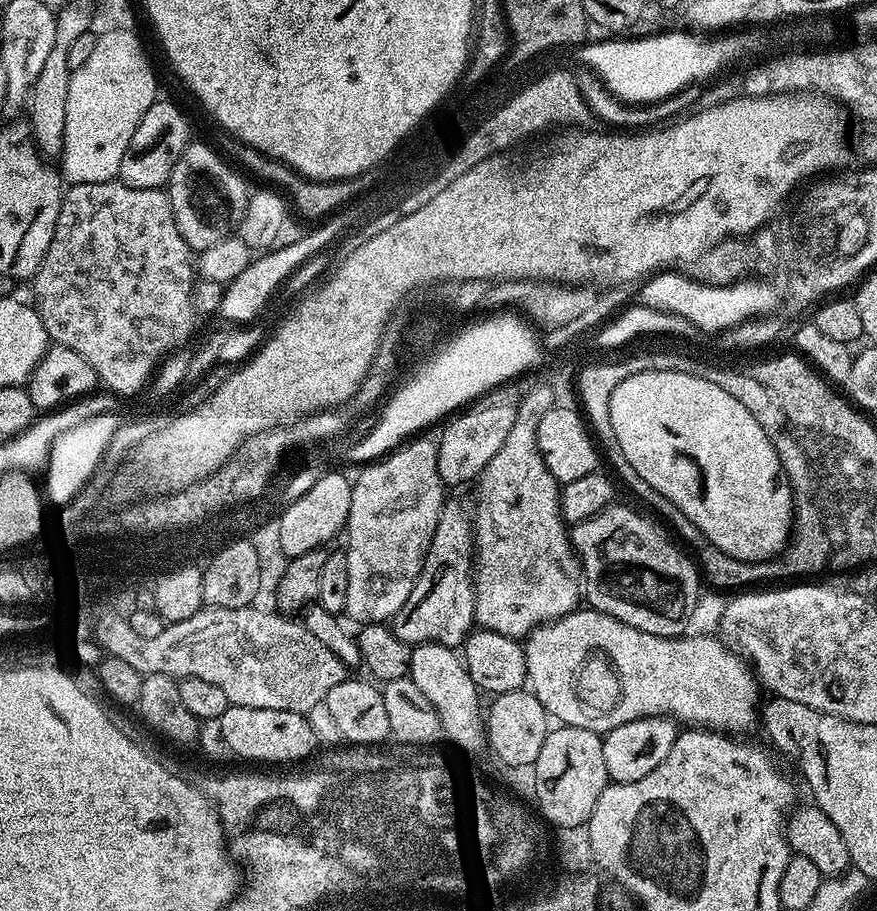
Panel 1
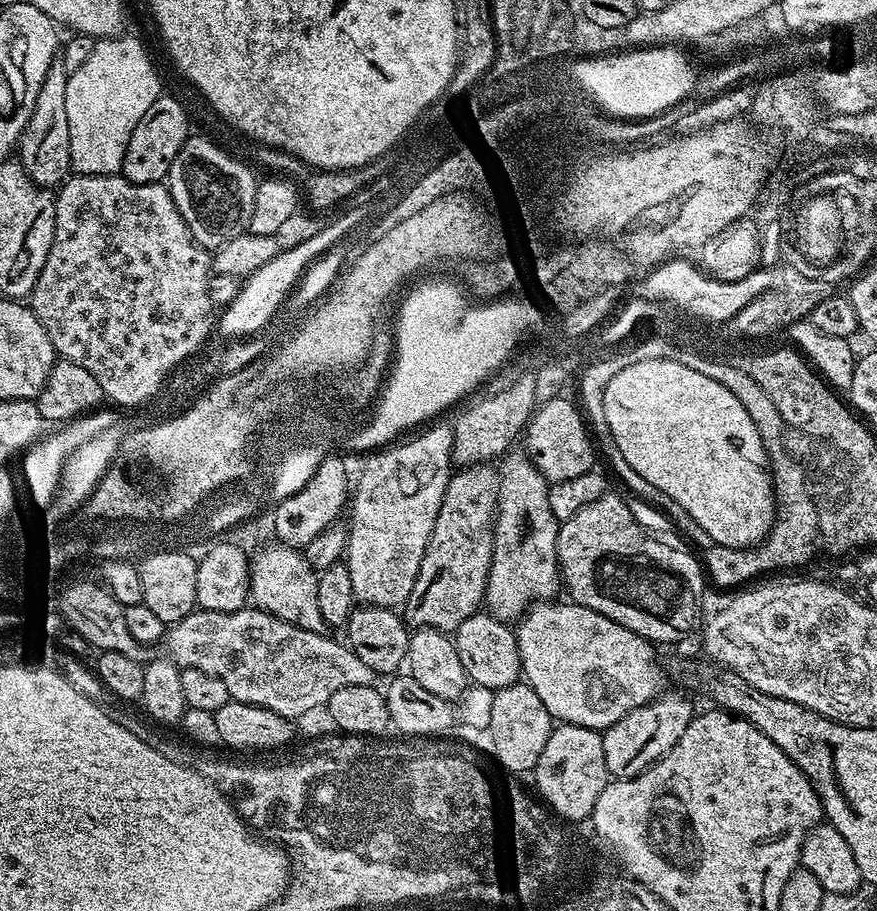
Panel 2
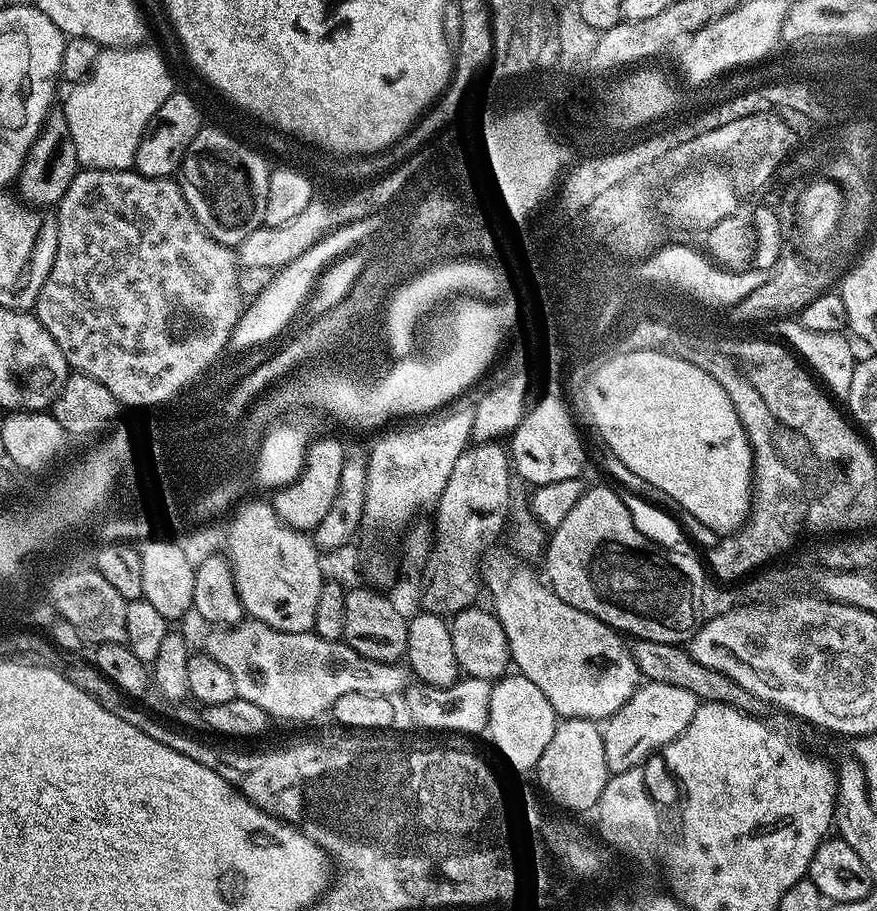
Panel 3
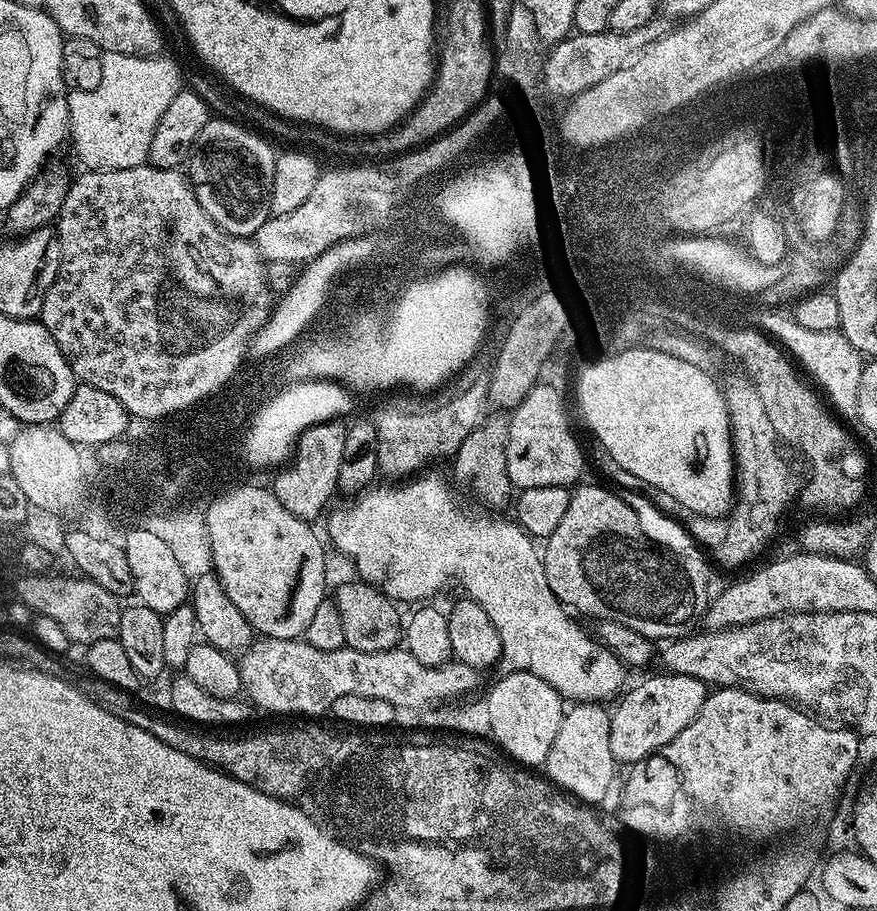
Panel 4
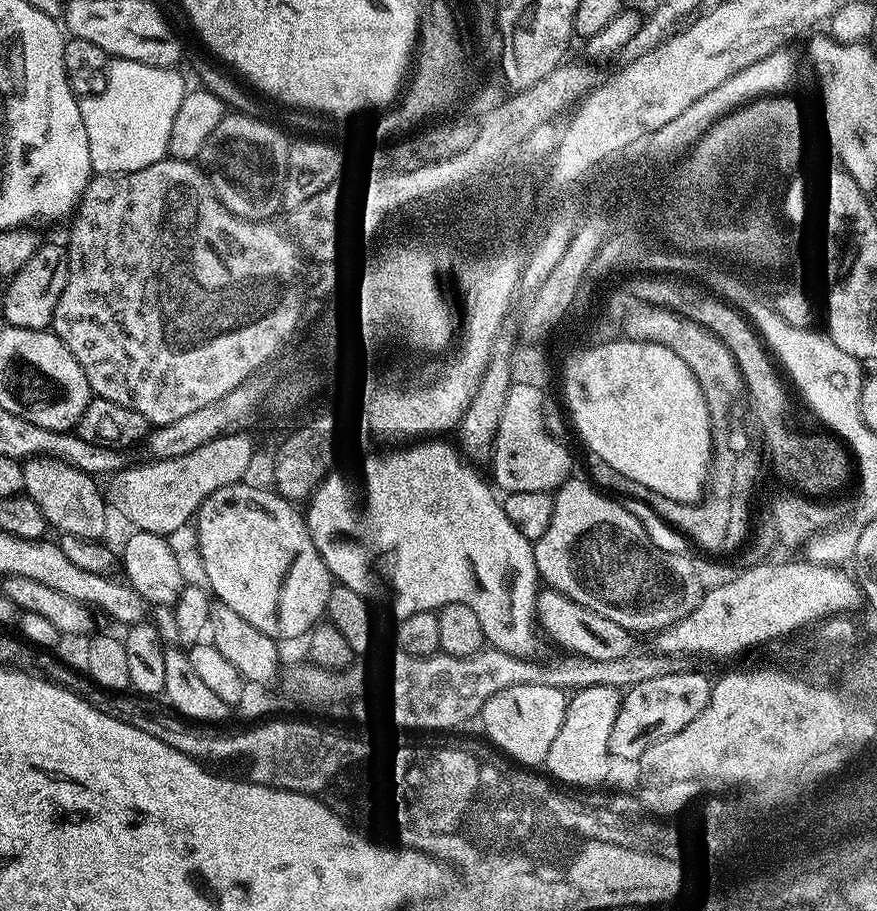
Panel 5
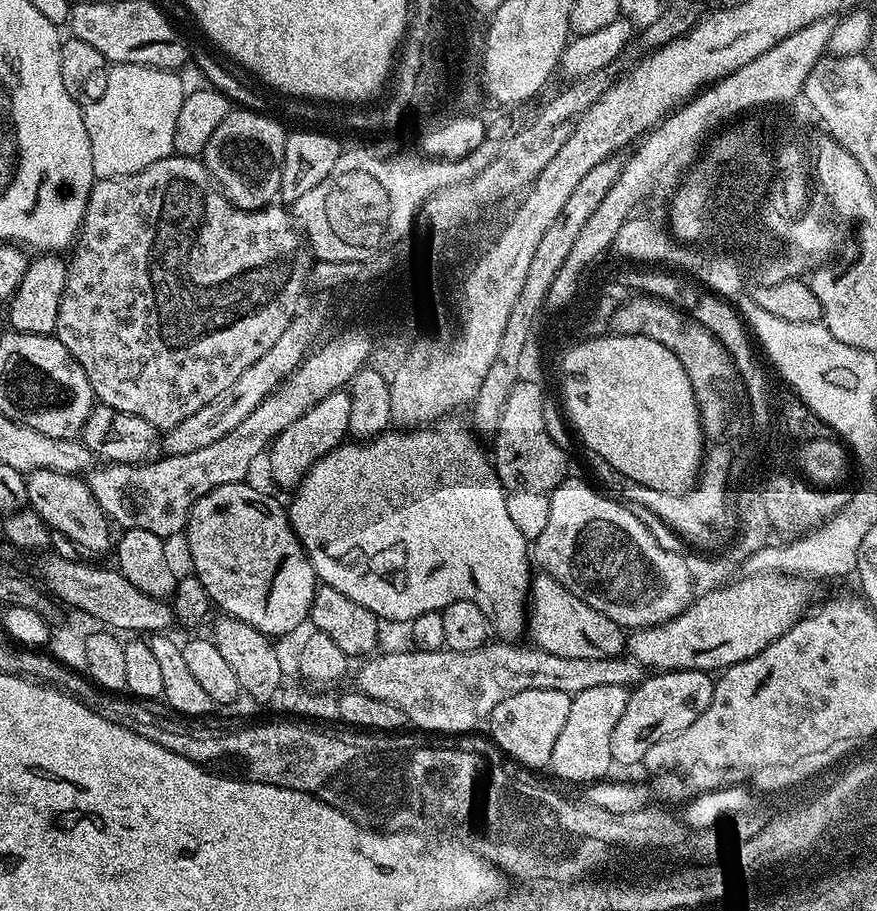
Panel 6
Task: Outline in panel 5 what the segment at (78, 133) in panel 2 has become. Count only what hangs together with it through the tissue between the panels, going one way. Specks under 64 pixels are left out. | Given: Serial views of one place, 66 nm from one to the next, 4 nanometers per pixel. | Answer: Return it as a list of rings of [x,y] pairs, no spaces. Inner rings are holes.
[[[109,59],[106,86],[96,95],[80,100],[93,173],[146,170],[146,166],[165,159],[170,126],[186,91],[184,80],[176,71],[175,67],[159,68],[133,60]]]

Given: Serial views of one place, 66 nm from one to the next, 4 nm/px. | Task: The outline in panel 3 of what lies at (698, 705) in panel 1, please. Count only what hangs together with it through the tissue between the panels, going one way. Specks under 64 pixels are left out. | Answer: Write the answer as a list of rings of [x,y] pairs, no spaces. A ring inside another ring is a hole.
[[[489,551],[482,562],[482,584],[487,595],[488,592],[492,595],[491,611],[502,622],[502,630],[506,630],[515,671],[530,678],[530,682],[550,698],[550,706],[554,706],[557,717],[603,722],[622,710],[642,683],[629,641],[606,622],[562,602],[538,572],[536,577],[535,570],[528,565],[531,563],[517,558],[511,551],[496,551]]]

